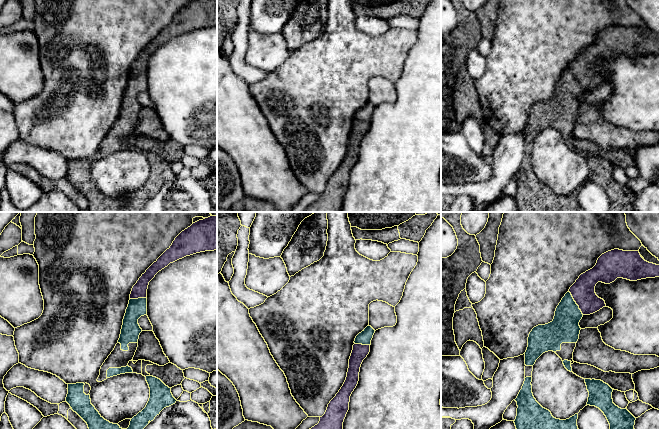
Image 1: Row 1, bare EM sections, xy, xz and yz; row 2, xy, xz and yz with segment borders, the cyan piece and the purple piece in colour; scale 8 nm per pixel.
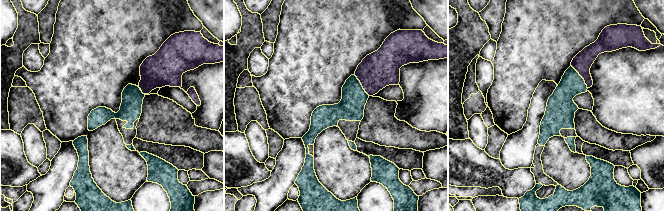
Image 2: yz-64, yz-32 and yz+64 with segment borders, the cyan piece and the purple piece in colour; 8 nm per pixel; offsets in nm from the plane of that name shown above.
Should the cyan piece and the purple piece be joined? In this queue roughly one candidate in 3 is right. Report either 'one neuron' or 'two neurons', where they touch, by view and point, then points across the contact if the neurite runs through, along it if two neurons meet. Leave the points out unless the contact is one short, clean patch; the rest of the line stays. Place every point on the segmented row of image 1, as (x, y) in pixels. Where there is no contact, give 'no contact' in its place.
two neurons; meets cyan in yz at (575, 303); border along yz (569, 291), (583, 314)

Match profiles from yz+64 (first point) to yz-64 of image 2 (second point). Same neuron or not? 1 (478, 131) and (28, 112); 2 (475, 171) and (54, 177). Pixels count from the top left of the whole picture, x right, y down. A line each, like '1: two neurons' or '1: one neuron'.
1: two neurons
2: two neurons

